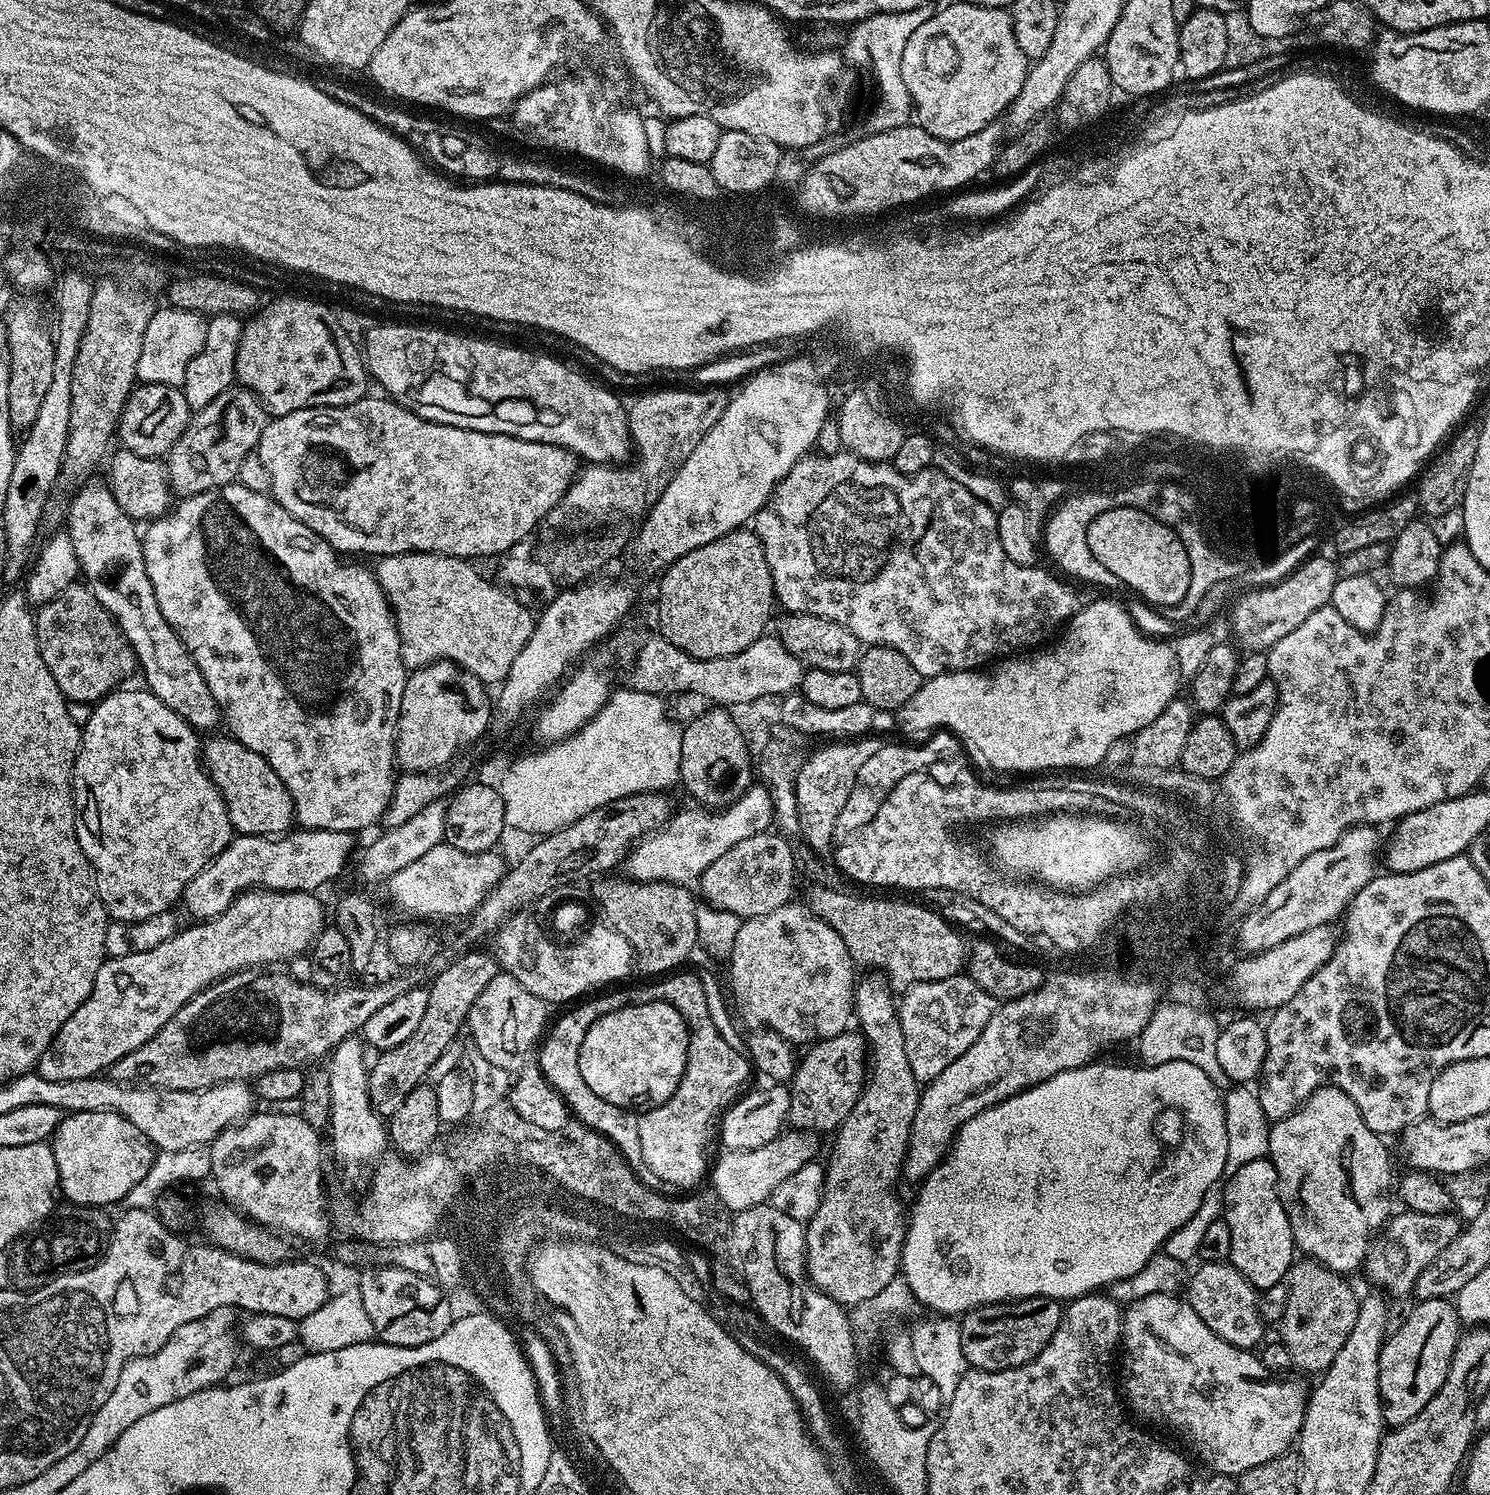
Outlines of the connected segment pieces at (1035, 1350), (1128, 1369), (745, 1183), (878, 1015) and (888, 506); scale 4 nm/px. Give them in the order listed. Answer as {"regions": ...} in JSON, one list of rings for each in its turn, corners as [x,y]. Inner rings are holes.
{"regions":[[[[1031,1296],[1003,1304],[982,1304],[959,1317],[962,1353],[969,1369],[978,1372],[1010,1370],[1030,1362],[1054,1338],[1062,1315],[1062,1304],[1049,1296]]],[[[1154,1293],[1148,1297],[1138,1298],[1123,1309],[1122,1356],[1123,1352],[1124,1380],[1122,1376],[1122,1392],[1130,1408],[1130,1403],[1132,1403],[1132,1408],[1138,1415],[1145,1416],[1146,1419],[1153,1420],[1154,1423],[1161,1424],[1164,1428],[1169,1428],[1176,1436],[1181,1436],[1181,1438],[1196,1451],[1197,1458],[1200,1459],[1202,1463],[1209,1464],[1209,1466],[1212,1467],[1211,1471],[1213,1473],[1239,1478],[1246,1470],[1250,1470],[1254,1466],[1262,1466],[1262,1462],[1270,1462],[1270,1458],[1278,1458],[1279,1456],[1285,1455],[1285,1453],[1291,1449],[1288,1447],[1290,1447],[1291,1444],[1293,1447],[1294,1441],[1299,1437],[1300,1427],[1304,1421],[1306,1388],[1304,1392],[1302,1385],[1295,1384],[1292,1380],[1280,1380],[1284,1378],[1267,1369],[1255,1351],[1247,1348],[1239,1348],[1230,1342],[1226,1342],[1222,1338],[1218,1338],[1218,1334],[1214,1334],[1214,1330],[1210,1330],[1210,1326],[1206,1326],[1206,1322],[1202,1322],[1202,1318],[1198,1318],[1198,1314],[1194,1314],[1194,1310],[1188,1304],[1187,1299],[1181,1298],[1179,1295]]],[[[784,1130],[780,1135],[776,1136],[772,1141],[766,1142],[764,1146],[758,1146],[757,1149],[734,1149],[732,1151],[721,1151],[721,1156],[715,1157],[714,1163],[710,1168],[710,1180],[712,1176],[712,1184],[716,1187],[714,1196],[717,1201],[720,1200],[729,1208],[729,1213],[735,1214],[742,1210],[750,1210],[759,1204],[769,1203],[772,1199],[772,1192],[776,1187],[786,1180],[796,1170],[811,1161],[816,1156],[816,1140],[817,1137],[807,1130]]],[[[879,975],[865,976],[865,980],[856,981],[854,1020],[860,1023],[858,1028],[866,1041],[870,1071],[854,1110],[834,1133],[836,1141],[826,1159],[821,1204],[804,1229],[807,1279],[841,1306],[855,1306],[874,1298],[900,1272],[906,1208],[892,1193],[892,1186],[902,1174],[910,1126],[922,1091],[921,1081],[914,1078],[906,1059],[893,989]]],[[[843,450],[833,456],[809,454],[799,460],[790,474],[786,474],[786,478],[782,478],[782,482],[777,484],[771,498],[754,517],[754,531],[764,547],[779,607],[781,604],[784,612],[805,612],[838,622],[849,628],[860,639],[861,645],[881,644],[898,650],[908,659],[910,666],[914,666],[914,670],[918,670],[918,674],[925,678],[940,676],[944,672],[976,670],[997,658],[1007,658],[1029,646],[1043,645],[1052,631],[1055,633],[1076,615],[1078,603],[1076,604],[1076,592],[1071,588],[1073,585],[1065,582],[1059,575],[1056,577],[1043,572],[1040,566],[1010,562],[1010,558],[1006,558],[1006,550],[1002,550],[1002,542],[998,542],[997,509],[982,502],[982,498],[974,498],[974,494],[970,494],[970,490],[966,490],[962,482],[949,476],[947,471],[940,469],[939,472],[938,468],[933,466],[916,476],[907,476],[892,467],[891,463],[863,460],[862,457]]]]}

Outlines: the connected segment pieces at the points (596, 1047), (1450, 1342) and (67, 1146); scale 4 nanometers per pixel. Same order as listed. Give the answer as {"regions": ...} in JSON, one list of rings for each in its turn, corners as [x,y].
{"regions":[[[[651,1000],[645,1004],[631,1004],[622,1010],[614,1010],[586,1030],[586,1038],[580,1043],[578,1054],[578,1069],[581,1070],[583,1081],[590,1086],[590,1089],[604,1098],[606,1102],[623,1106],[636,1106],[639,1100],[648,1099],[649,1105],[661,1104],[674,1094],[678,1082],[684,1073],[686,1058],[688,1057],[688,1027],[665,1000]]],[[[1441,1298],[1419,1301],[1410,1318],[1385,1339],[1378,1362],[1378,1386],[1384,1418],[1389,1425],[1406,1423],[1430,1402],[1430,1398],[1434,1398],[1446,1378],[1461,1331],[1462,1321],[1456,1314],[1455,1303]]],[[[73,1112],[65,1115],[56,1127],[56,1134],[50,1143],[54,1162],[58,1166],[59,1191],[65,1201],[74,1204],[109,1206],[115,1200],[123,1201],[130,1194],[130,1190],[134,1190],[134,1186],[138,1186],[138,1182],[146,1178],[152,1161],[158,1155],[157,1149],[152,1147],[146,1134],[142,1134],[142,1130],[134,1126],[134,1122],[113,1112]]]]}

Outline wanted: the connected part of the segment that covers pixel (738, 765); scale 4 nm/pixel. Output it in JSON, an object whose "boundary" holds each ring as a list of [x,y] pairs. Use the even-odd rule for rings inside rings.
{"boundary":[[[712,706],[707,709],[709,712],[704,712],[701,716],[696,716],[693,718],[692,721],[689,722],[687,725],[686,723],[683,725],[682,728],[682,762],[680,763],[680,779],[679,783],[682,785],[684,784],[684,788],[686,791],[689,792],[690,795],[693,796],[695,803],[697,805],[703,806],[705,809],[709,810],[723,810],[728,805],[735,802],[739,796],[743,795],[746,788],[753,783],[754,777],[748,773],[748,763],[751,762],[752,756],[748,753],[750,750],[749,741],[743,734],[743,730],[740,728],[739,724],[736,723],[735,717],[732,716],[731,711],[725,710],[723,707],[720,706]]]}

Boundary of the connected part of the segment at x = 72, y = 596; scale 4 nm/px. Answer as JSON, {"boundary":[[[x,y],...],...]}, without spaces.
{"boundary":[[[74,582],[66,590],[62,590],[50,602],[39,605],[35,609],[36,641],[38,650],[42,654],[42,662],[46,662],[46,670],[54,678],[58,690],[65,700],[72,704],[95,705],[113,691],[128,675],[137,671],[136,655],[128,645],[115,620],[108,615],[108,611],[98,602],[91,587],[84,582]]]}

